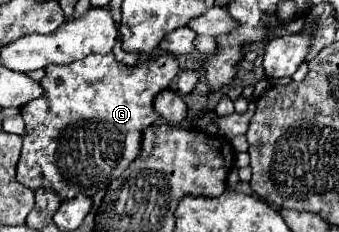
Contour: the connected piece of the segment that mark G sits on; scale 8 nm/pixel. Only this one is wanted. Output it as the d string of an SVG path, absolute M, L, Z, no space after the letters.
M113 53L87 55L85 59L73 61L69 65L49 65L45 69L45 77L39 81L43 87L41 97L21 107L25 133L21 137L23 147L17 163L17 181L33 191L39 187L53 189L63 201L75 197L77 193L93 197L97 191L105 189L141 153L143 131L159 119L153 109L153 99L159 91L169 87L177 73L177 57L169 53L153 55L133 67L119 63Z

